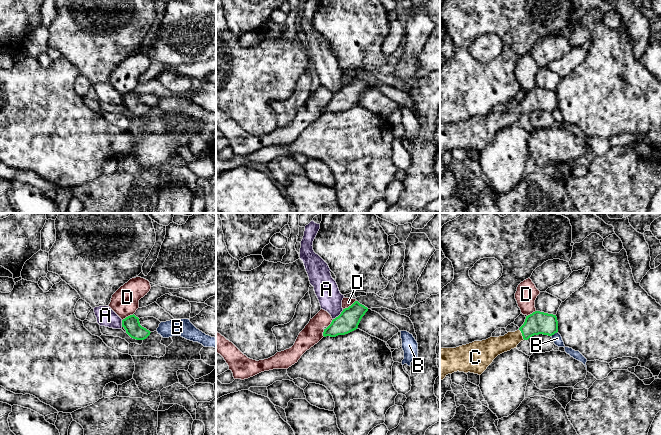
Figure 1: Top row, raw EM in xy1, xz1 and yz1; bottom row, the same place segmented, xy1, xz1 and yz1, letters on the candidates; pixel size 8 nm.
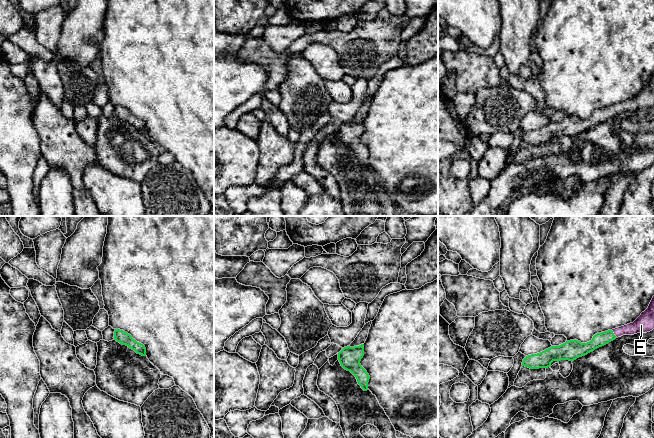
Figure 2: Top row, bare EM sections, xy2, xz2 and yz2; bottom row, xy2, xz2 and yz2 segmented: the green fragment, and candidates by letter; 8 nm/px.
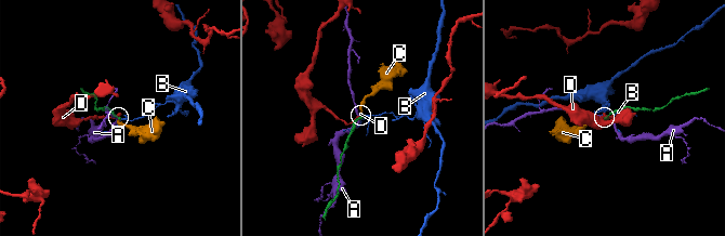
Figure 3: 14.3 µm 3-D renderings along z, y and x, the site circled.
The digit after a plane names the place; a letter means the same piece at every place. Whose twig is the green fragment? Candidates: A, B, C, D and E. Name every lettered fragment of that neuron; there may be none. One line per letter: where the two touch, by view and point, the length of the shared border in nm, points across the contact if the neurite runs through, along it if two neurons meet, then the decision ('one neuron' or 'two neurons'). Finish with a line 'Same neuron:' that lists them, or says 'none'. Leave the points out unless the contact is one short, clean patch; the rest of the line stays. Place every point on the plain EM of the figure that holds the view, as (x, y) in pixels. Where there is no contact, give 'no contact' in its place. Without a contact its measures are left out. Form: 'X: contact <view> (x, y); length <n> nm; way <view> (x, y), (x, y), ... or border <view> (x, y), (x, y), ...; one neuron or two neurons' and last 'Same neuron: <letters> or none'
A: contact xz1 (339, 91); length 120 nm; border xz1 (343, 85), (333, 95); two neurons
B: contact yz1 (554, 109); length 70 nm; border yz1 (557, 107), (551, 112); two neurons
C: contact yz1 (522, 110); length 100 nm; way yz1 (538, 98), (522, 110), (506, 119), (494, 122); one neuron
D: contact xz1 (349, 82); length 130 nm; two neurons
E: contact yz2 (613, 110); length 80 nm; way yz2 (600, 115), (613, 110), (642, 100); one neuron
Same neuron: C, E

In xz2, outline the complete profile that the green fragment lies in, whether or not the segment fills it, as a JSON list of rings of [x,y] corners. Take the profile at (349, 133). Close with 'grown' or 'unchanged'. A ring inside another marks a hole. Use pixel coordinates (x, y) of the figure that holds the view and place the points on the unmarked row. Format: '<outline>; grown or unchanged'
[[[364,120],[354,123],[344,123],[338,129],[338,136],[341,142],[350,147],[357,155],[358,160],[364,167],[368,165],[368,158],[370,155],[367,147],[361,142],[360,137],[364,132]]]; unchanged

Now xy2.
[[[115,105],[113,114],[120,120],[128,122],[130,125],[134,126],[137,130],[146,132],[145,122],[137,118],[135,115],[133,115],[132,112],[127,108],[120,105]]]; unchanged

